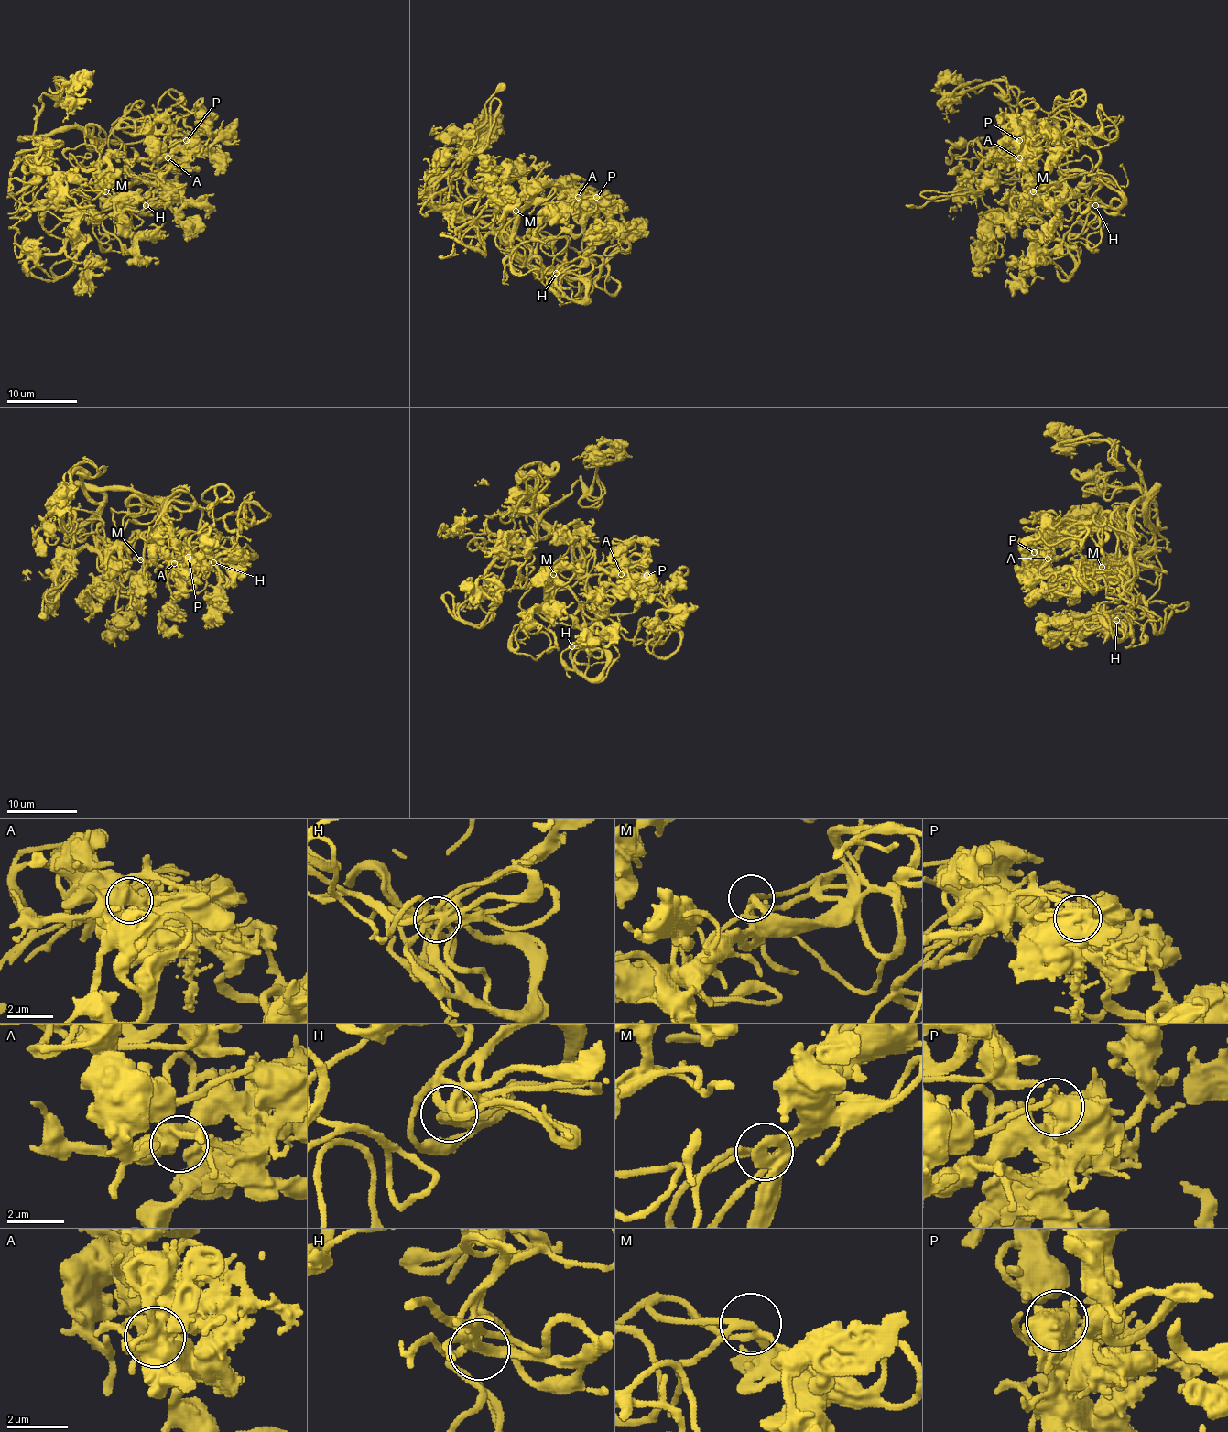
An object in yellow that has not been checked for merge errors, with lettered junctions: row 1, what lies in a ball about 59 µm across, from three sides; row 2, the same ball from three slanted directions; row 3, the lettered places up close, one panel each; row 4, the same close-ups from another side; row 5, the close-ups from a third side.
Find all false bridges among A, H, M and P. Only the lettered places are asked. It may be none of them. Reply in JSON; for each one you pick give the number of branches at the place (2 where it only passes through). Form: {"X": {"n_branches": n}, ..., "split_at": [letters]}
{"split_at": []}

